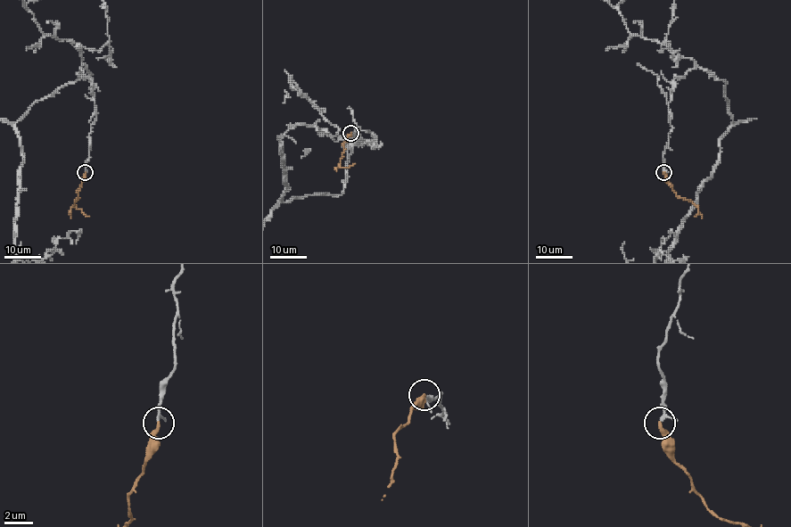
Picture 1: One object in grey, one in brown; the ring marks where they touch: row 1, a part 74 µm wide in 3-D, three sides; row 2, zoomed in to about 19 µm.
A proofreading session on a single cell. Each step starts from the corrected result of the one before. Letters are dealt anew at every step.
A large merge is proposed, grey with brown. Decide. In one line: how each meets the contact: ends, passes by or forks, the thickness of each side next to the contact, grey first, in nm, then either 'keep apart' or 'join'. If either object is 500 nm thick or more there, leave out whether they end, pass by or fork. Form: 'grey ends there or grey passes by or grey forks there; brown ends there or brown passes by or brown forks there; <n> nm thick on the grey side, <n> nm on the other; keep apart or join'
grey passes by; brown ends there; 160 nm thick on the grey side, 280 nm on the other; join

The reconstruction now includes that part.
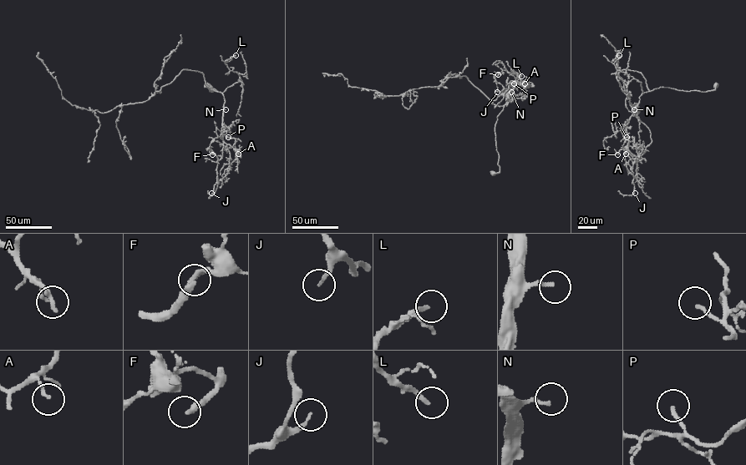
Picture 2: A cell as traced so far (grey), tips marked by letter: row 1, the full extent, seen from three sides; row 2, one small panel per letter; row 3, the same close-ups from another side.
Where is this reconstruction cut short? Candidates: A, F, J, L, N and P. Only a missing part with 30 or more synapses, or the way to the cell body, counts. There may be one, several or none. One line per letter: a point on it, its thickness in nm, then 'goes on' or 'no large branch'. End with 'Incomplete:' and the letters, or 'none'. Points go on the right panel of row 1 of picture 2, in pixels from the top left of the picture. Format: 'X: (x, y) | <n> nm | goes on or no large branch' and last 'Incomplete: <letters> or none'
A: (626, 154) | 130 nm | no large branch
F: (617, 154) | 240 nm | goes on
J: (635, 193) | 140 nm | no large branch
L: (619, 55) | 200 nm | no large branch
N: (634, 109) | 180 nm | goes on
P: (626, 137) | 160 nm | goes on
Incomplete: F, N, P

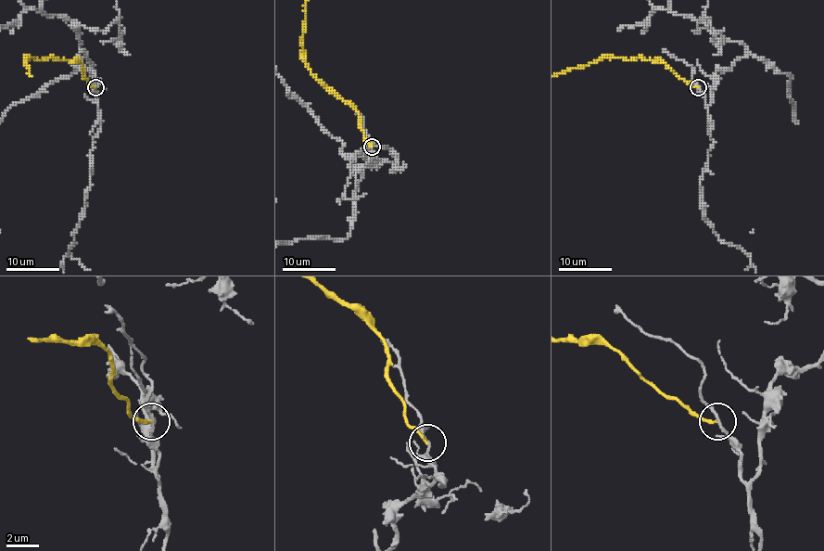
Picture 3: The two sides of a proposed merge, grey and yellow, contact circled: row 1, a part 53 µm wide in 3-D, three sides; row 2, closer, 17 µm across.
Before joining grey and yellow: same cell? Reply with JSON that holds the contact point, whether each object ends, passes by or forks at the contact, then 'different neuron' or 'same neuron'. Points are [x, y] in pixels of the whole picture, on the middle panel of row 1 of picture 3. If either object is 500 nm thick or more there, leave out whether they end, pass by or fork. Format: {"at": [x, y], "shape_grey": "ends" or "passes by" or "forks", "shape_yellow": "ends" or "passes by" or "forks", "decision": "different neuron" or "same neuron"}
{"at": [372, 147], "shape_grey": "passes by", "shape_yellow": "ends", "decision": "different neuron"}

